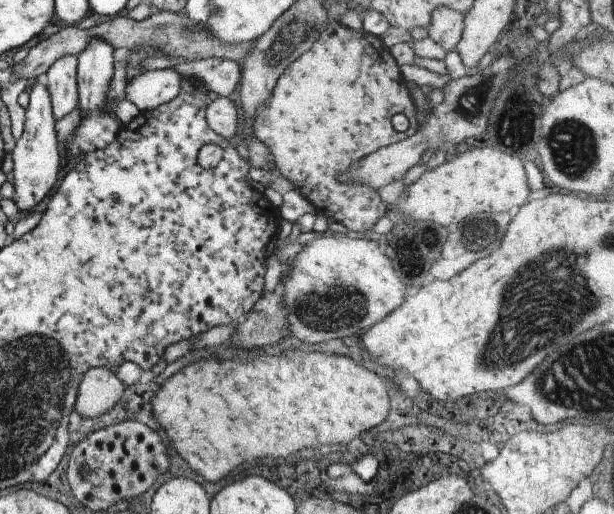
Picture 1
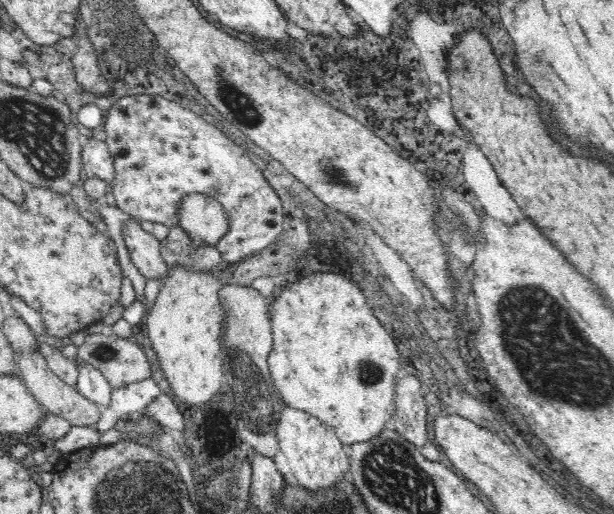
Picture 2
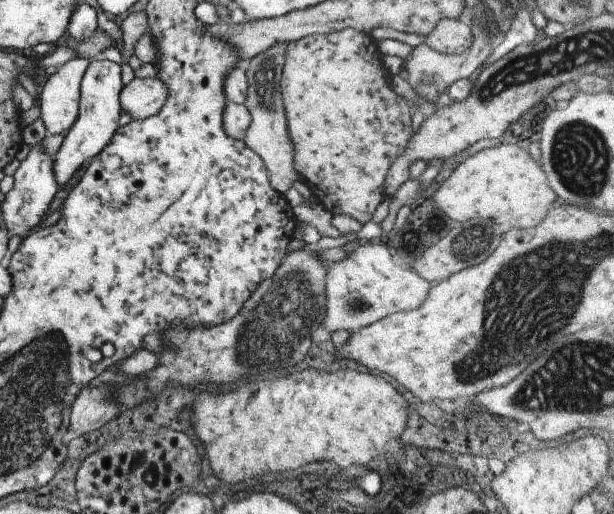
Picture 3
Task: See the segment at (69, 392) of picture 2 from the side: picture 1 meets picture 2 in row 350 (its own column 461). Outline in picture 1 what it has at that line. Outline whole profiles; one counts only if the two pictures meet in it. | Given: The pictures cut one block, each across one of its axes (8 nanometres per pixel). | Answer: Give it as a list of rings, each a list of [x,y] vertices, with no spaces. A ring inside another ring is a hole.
[[[438,7],[427,26],[429,37],[446,52],[452,51],[461,41],[465,15],[448,7]]]

